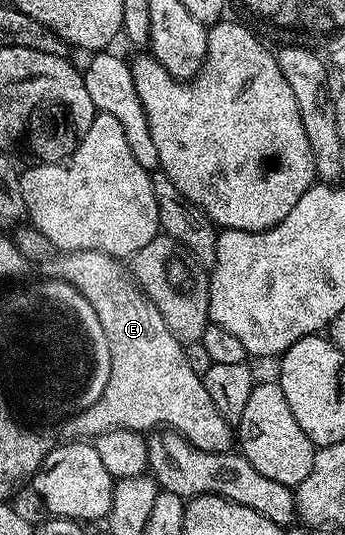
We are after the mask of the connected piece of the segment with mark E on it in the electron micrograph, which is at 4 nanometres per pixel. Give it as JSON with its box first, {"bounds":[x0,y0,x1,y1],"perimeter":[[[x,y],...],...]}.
{"bounds":[38,251,234,452],"perimeter":[[[65,251],[53,256],[38,268],[39,274],[45,279],[61,279],[78,289],[78,293],[90,301],[94,313],[98,313],[98,321],[102,321],[106,342],[110,345],[110,381],[106,381],[102,397],[69,419],[62,428],[63,434],[68,434],[65,435],[68,437],[95,437],[113,429],[148,433],[163,425],[179,435],[185,435],[198,449],[227,452],[231,448],[228,446],[234,443],[233,424],[227,423],[222,413],[214,409],[214,401],[210,401],[210,393],[206,393],[202,376],[186,365],[184,344],[174,337],[174,333],[170,333],[166,321],[162,321],[162,313],[158,313],[158,309],[154,309],[152,302],[145,297],[129,268],[114,256],[97,251]]]}

